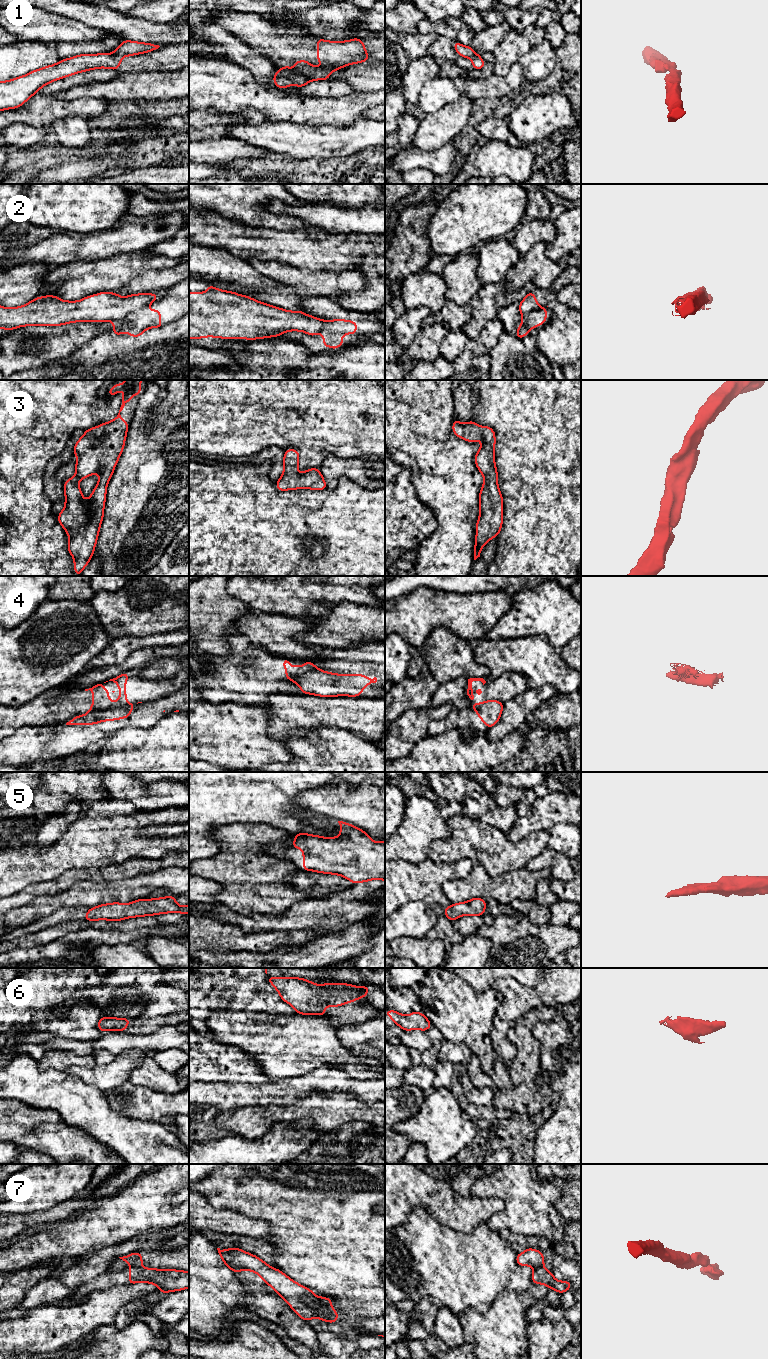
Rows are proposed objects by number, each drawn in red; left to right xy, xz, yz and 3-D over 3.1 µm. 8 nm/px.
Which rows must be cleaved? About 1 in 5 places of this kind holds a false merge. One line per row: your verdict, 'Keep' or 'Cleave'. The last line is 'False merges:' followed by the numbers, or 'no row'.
1: Cleave
2: Cleave
3: Keep
4: Cleave
5: Keep
6: Keep
7: Cleave
False merges: 1, 2, 4, 7

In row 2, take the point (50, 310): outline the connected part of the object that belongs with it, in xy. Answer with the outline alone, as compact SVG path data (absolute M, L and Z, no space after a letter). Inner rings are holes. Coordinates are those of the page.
M100 292L80 301L64 301L54 295L37 297L14 308L0 306L0 329L22 326L59 326L72 322L123 321L125 317L153 303L157 294L142 293L121 297Z

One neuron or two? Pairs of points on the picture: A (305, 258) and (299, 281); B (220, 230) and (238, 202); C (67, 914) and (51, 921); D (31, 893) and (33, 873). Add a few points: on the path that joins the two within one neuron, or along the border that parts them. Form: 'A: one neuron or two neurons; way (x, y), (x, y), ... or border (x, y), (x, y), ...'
A: two neurons; border (280, 261), (309, 269), (326, 269)
B: two neurons; border (207, 208), (225, 217), (237, 219), (250, 227)
C: one neuron; way (63, 914), (55, 918)
D: two neurons; border (41, 881), (29, 883), (12, 894)

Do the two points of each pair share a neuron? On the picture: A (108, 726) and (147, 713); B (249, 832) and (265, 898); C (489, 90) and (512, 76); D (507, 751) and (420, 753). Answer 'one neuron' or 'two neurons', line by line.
A: one neuron
B: one neuron
C: one neuron
D: one neuron

